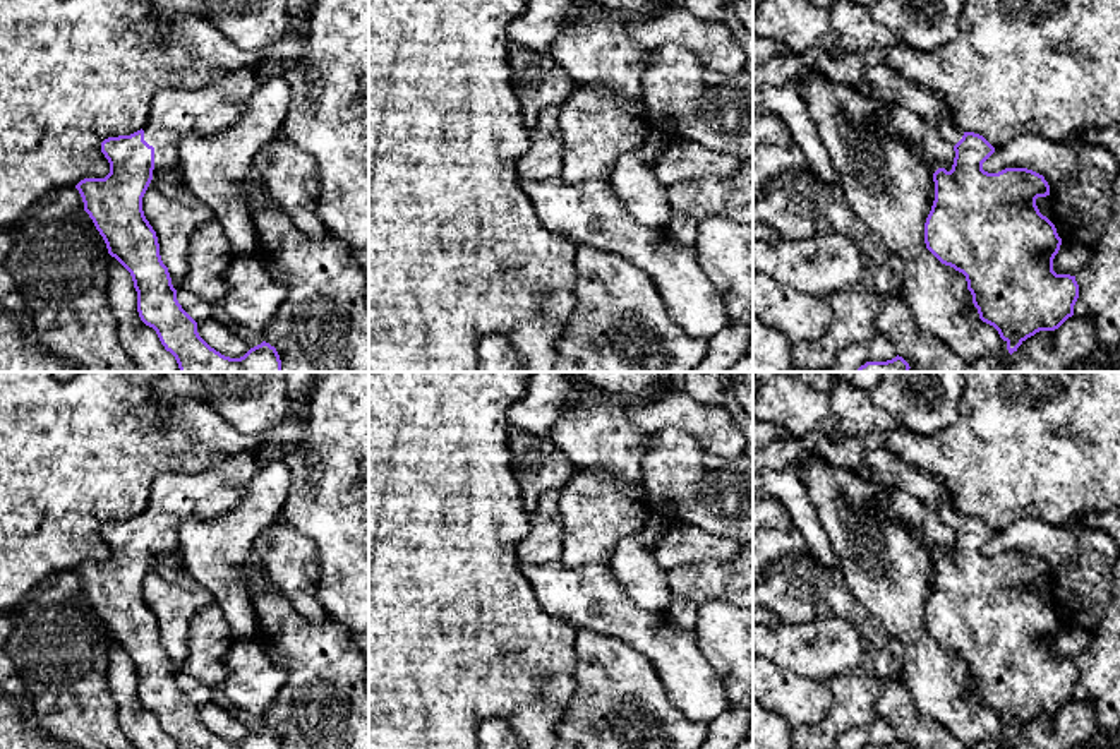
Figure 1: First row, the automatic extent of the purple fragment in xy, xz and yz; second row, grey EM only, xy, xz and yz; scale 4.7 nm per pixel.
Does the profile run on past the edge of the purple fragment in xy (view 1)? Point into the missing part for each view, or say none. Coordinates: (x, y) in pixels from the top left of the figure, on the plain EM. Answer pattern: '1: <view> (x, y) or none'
1: xy (175, 496)

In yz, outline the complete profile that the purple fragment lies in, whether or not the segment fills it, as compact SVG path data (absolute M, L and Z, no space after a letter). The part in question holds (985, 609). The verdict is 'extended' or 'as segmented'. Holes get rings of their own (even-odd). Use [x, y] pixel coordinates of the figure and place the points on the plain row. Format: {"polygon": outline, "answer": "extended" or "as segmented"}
{"polygon": "M945 495L942 521L954 531L952 554L933 557L935 584L924 607L926 632L945 650L962 656L979 703L993 710L1012 739L1039 715L1055 715L1074 699L1079 682L1075 660L1057 658L1053 643L1062 622L1039 596L1038 581L1050 579L1043 559L1027 552L983 554L995 531L979 518L964 516Z", "answer": "extended"}

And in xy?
{"polygon": "M262 442L254 451L225 456L199 473L160 473L141 514L101 526L110 557L75 569L108 638L132 660L141 704L156 715L178 749L281 749L276 732L266 725L240 742L230 742L199 720L197 706L177 684L156 615L144 600L142 581L156 550L177 548L184 521L226 516L247 495L259 468L283 461L290 449Z", "answer": "extended"}

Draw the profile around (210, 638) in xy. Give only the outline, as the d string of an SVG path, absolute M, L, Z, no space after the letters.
M216 602L208 603L190 620L184 672L208 687L221 686L228 675L225 658L233 643L223 610Z

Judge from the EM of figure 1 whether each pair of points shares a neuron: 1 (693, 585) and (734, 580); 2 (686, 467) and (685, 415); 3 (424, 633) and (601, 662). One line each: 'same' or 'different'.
1: same
2: different
3: different

